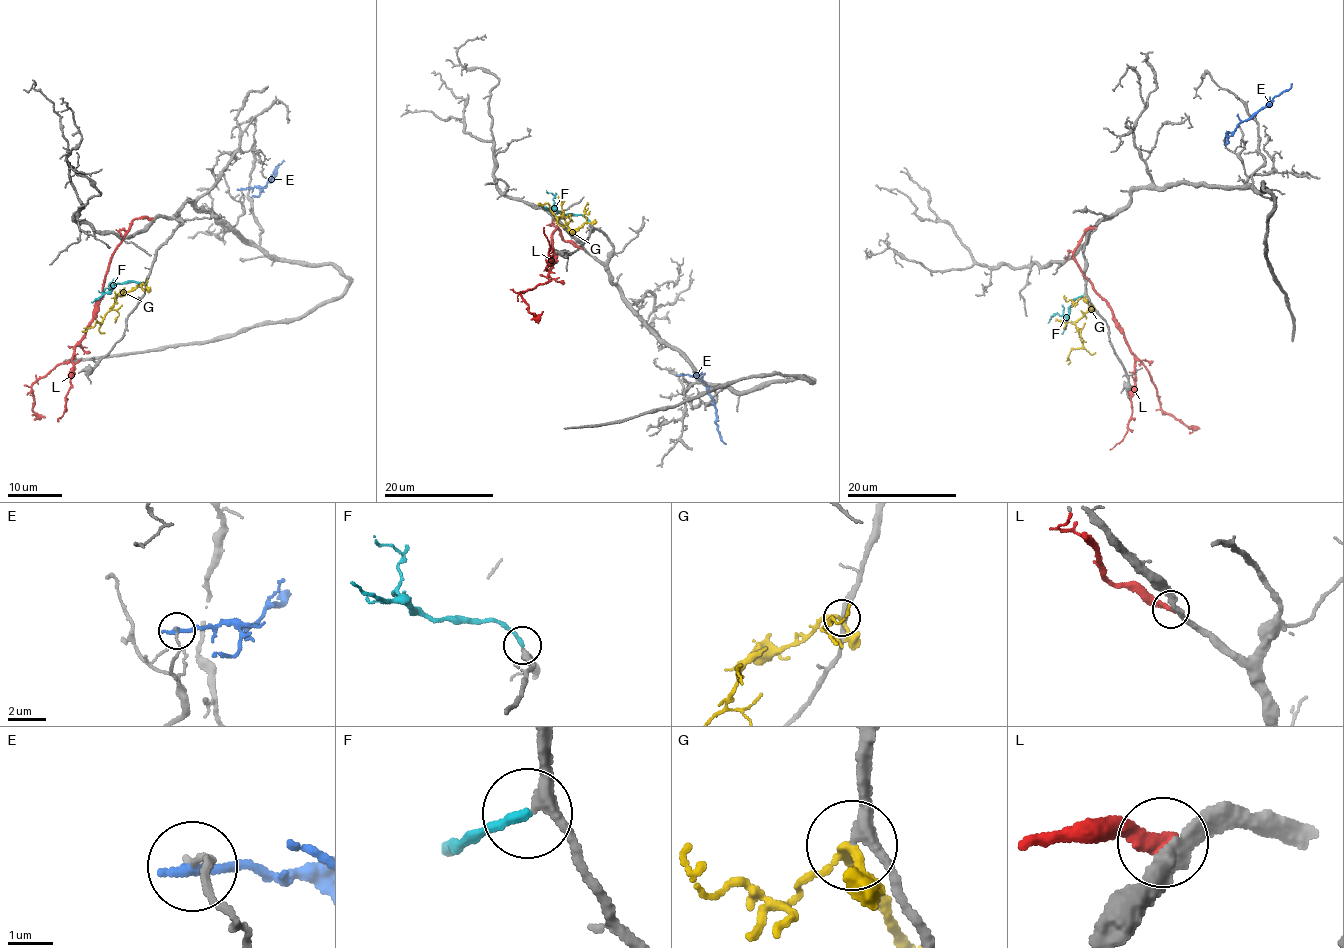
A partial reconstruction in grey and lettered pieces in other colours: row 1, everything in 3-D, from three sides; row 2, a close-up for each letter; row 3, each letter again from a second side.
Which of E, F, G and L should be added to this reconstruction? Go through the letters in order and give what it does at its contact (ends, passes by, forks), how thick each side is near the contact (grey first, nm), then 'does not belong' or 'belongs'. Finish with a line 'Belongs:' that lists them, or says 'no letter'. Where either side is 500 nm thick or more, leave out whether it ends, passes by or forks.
E: it ends; calibres 120 and 280 nm; does not belong
F: it ends; calibres 260 and 220 nm; belongs
G: it forks; calibres 260 and 170 nm; does not belong
L: it ends; calibres 380 and 320 nm; does not belong
Belongs: F

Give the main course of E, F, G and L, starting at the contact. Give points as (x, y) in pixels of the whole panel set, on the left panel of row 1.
E: (241, 188), (265, 185), (275, 177), (276, 167), (284, 160)
F: (145, 283), (124, 281), (104, 291)
G: (145, 283), (121, 292), (102, 322), (81, 330)
L: (151, 218), (132, 221), (116, 249), (97, 313), (75, 347), (74, 356), (31, 386), (32, 410), (38, 419)

